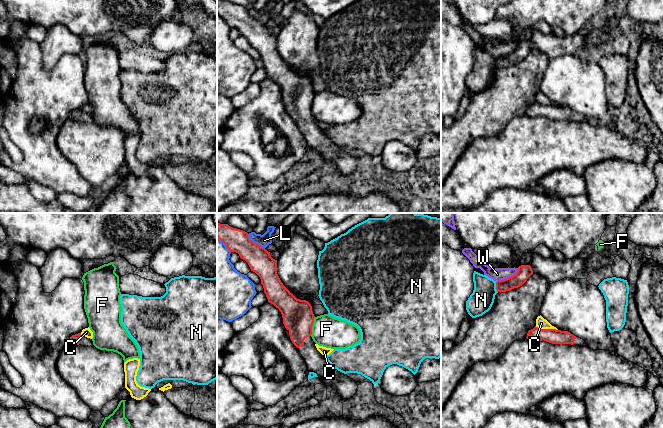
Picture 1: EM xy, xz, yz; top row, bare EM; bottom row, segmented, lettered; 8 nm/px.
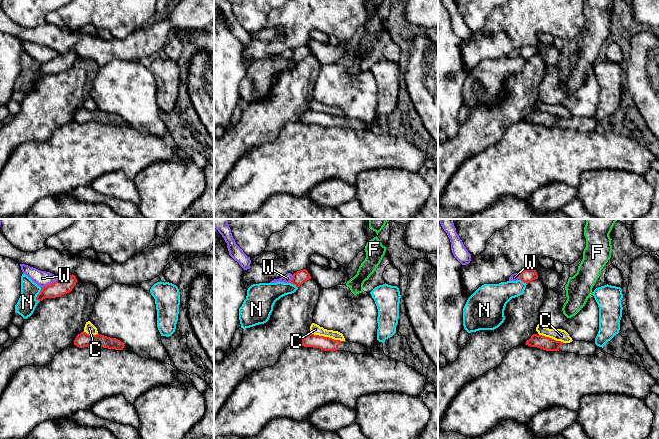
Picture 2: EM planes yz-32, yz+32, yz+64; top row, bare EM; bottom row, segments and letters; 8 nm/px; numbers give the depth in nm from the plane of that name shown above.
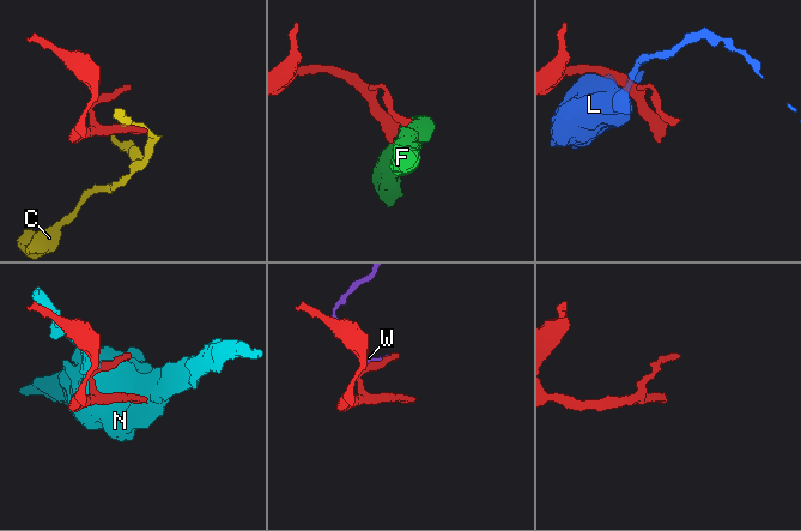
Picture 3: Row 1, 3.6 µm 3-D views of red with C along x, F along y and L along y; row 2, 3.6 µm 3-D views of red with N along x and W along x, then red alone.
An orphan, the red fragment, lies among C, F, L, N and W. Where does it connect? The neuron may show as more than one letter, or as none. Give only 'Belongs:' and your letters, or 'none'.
Belongs: none

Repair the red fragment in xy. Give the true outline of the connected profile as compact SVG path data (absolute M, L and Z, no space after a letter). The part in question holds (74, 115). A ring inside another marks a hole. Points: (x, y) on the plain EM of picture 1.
M81 109L72 111L69 115L69 119L90 123L93 121L93 117L90 114L83 112Z

